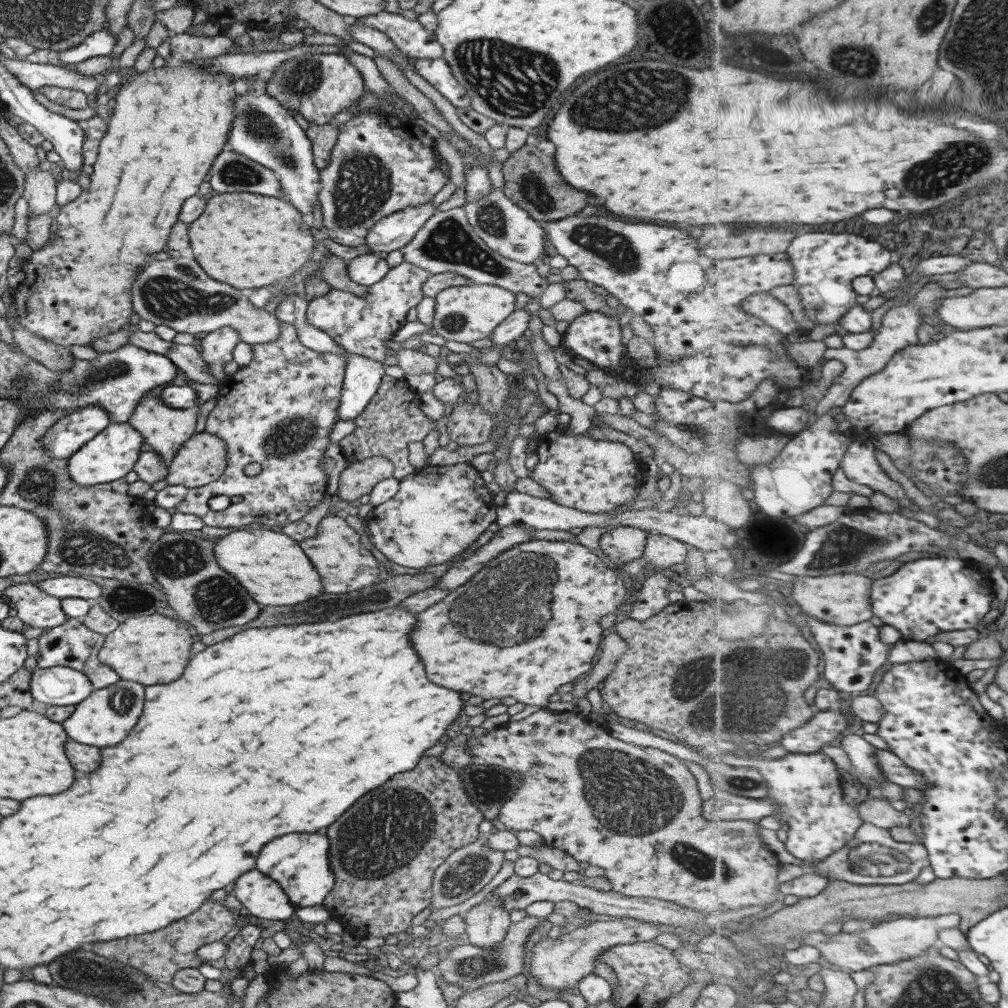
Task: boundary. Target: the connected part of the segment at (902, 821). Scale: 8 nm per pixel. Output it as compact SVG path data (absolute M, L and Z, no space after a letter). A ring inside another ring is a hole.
M871 797L860 804L862 820L865 823L876 824L882 828L890 829L900 826L910 828L912 816L908 816L906 811L900 812L887 799Z

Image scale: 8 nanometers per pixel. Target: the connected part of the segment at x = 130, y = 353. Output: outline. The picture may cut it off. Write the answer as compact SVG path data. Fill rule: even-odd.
M128 343L112 352L101 352L90 360L73 360L69 371L58 373L58 392L52 392L48 405L67 412L76 412L90 405L102 406L109 414L109 422L128 422L144 393L152 386L170 384L178 367L166 356L138 348Z

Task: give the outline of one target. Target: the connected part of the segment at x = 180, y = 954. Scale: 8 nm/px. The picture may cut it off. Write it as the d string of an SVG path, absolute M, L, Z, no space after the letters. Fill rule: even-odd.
M211 898L204 901L204 904L196 912L169 924L166 928L144 935L128 936L122 940L100 942L100 944L94 944L90 950L104 958L114 956L120 962L141 970L154 981L170 984L177 970L198 968L204 964L204 960L197 956L197 950L206 943L220 941L225 933L232 930L233 926L235 926L235 920L229 908L223 902Z

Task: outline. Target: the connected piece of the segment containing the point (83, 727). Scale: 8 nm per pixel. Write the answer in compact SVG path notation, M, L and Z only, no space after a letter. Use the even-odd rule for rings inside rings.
M131 680L116 681L94 692L75 706L75 711L63 720L62 726L72 740L90 747L112 748L121 744L136 726L144 706L144 686Z

